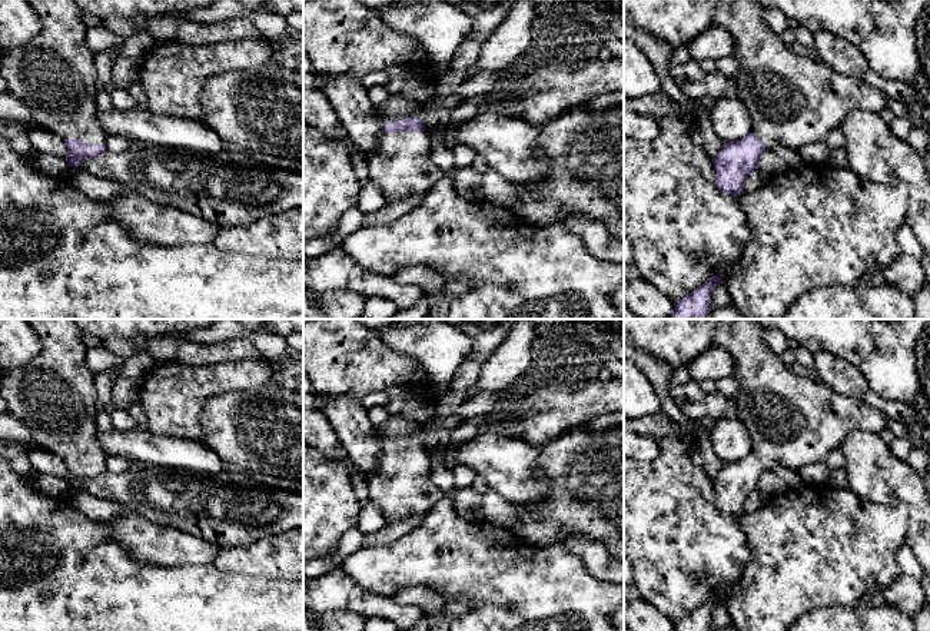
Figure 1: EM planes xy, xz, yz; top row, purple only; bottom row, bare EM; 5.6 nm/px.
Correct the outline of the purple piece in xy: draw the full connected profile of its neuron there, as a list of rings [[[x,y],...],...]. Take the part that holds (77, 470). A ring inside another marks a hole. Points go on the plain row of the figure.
[[[72,319],[27,322],[40,339],[41,352],[24,368],[0,375],[0,396],[7,411],[31,429],[39,448],[57,454],[64,461],[69,485],[79,488],[82,479],[93,479],[106,471],[109,456],[96,438],[96,415],[100,406],[94,375],[86,363],[83,332]]]

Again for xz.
[[[421,438],[385,444],[378,468],[365,475],[369,501],[382,509],[389,524],[425,517],[444,498],[432,481],[429,455]]]

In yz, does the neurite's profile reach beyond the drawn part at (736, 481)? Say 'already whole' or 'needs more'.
needs more

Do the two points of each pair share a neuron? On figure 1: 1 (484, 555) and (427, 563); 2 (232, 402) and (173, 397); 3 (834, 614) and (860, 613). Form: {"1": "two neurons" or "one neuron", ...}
{"1": "one neuron", "2": "two neurons", "3": "one neuron"}

